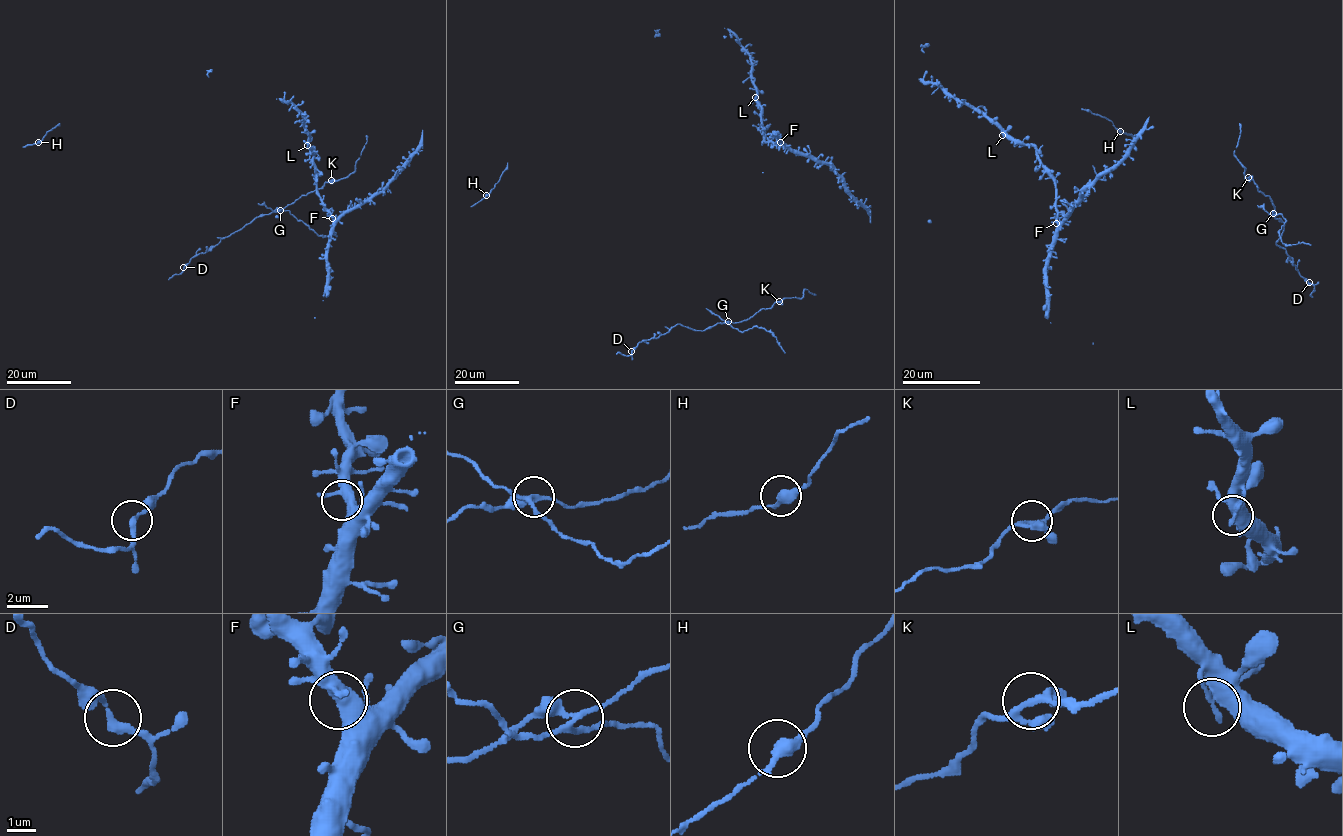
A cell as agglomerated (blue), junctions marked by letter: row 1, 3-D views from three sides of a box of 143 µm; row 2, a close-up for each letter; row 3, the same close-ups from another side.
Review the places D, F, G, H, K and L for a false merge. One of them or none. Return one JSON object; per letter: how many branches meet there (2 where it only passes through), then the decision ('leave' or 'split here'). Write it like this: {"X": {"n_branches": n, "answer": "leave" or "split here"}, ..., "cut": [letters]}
{"D": {"n_branches": 2, "answer": "leave"}, "F": {"n_branches": 3, "answer": "leave"}, "G": {"n_branches": 4, "answer": "split here"}, "H": {"n_branches": 2, "answer": "leave"}, "K": {"n_branches": 4, "answer": "leave"}, "L": {"n_branches": 2, "answer": "leave"}, "cut": ["G"]}

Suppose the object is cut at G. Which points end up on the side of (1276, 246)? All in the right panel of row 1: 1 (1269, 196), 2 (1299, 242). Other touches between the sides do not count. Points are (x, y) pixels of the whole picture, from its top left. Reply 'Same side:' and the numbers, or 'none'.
Same side: 1

